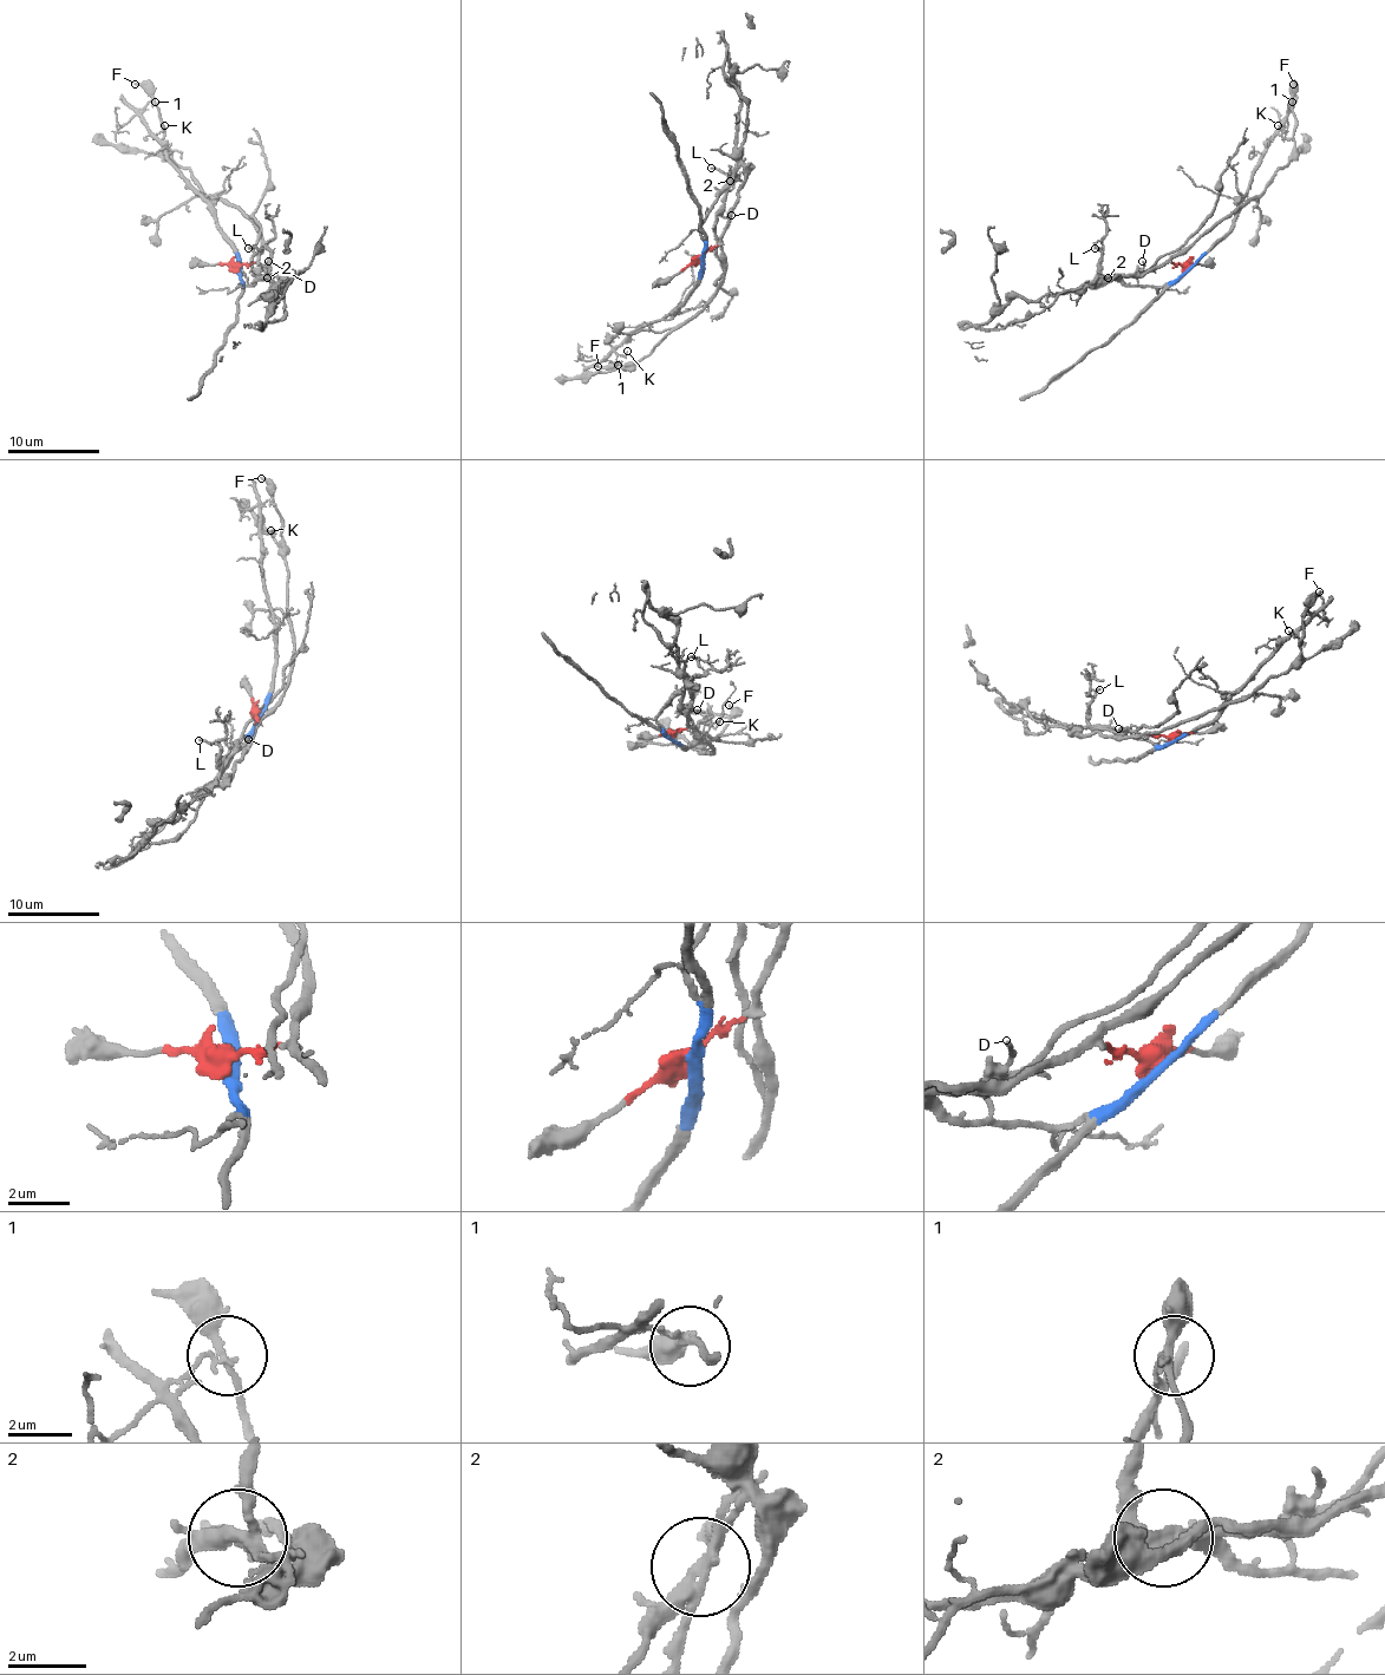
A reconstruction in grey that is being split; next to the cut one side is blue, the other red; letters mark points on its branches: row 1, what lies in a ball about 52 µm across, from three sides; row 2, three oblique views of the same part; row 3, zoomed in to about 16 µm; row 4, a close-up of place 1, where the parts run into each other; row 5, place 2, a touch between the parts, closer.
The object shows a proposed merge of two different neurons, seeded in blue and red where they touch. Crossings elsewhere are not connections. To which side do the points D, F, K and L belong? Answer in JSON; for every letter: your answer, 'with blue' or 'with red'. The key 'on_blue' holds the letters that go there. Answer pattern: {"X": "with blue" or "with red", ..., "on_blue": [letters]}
{"D": "with red", "F": "with red", "K": "with blue", "L": "with blue", "on_blue": ["K", "L"]}

